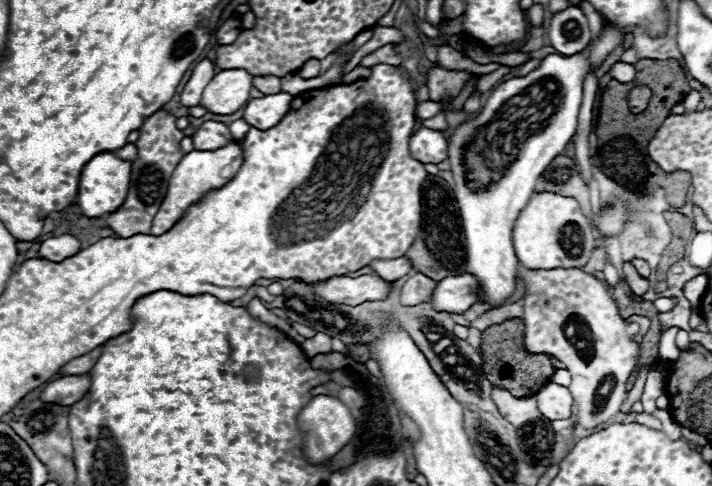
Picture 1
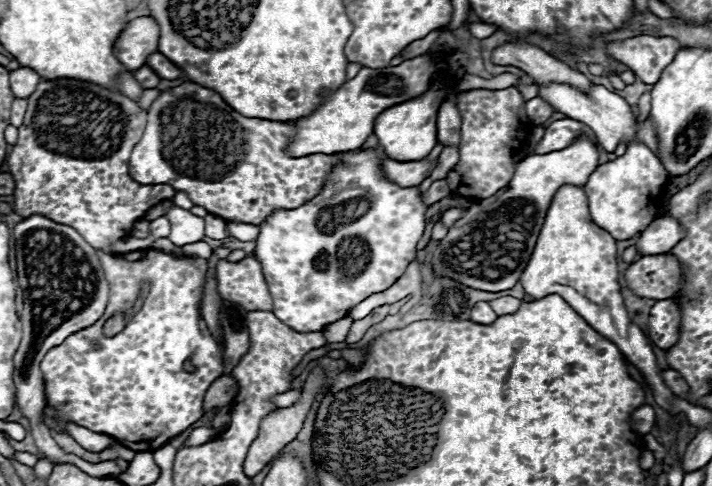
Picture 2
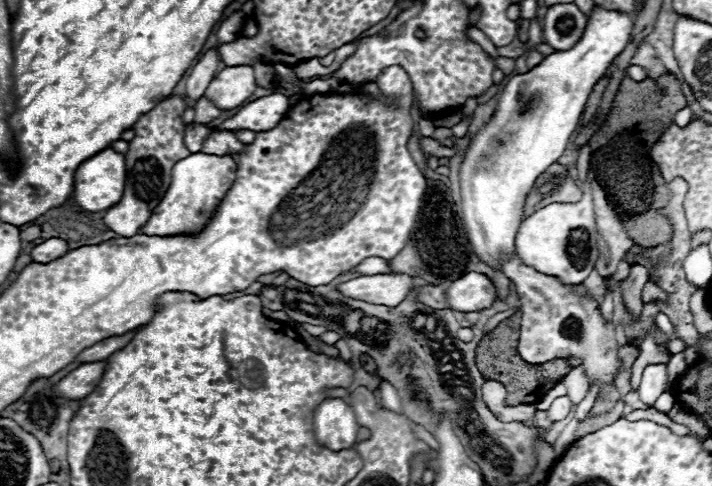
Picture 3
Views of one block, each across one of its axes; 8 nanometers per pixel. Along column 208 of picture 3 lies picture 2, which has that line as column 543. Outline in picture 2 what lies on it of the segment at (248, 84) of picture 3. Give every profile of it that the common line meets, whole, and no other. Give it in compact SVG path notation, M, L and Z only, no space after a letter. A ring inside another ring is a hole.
M544 84L544 86L538 86L538 96L544 98L556 112L560 114L566 114L568 118L574 118L582 124L586 124L588 128L592 128L592 132L596 134L596 138L600 140L600 146L606 150L606 152L614 152L614 148L618 146L618 142L626 140L628 144L634 142L636 138L640 138L646 146L650 146L654 152L656 152L656 134L654 134L654 124L652 120L648 118L642 126L638 126L636 118L632 116L630 112L630 106L626 104L626 100L610 90L606 90L604 86L598 86L598 84L592 84L588 90L580 90L576 86L570 86L570 84Z

